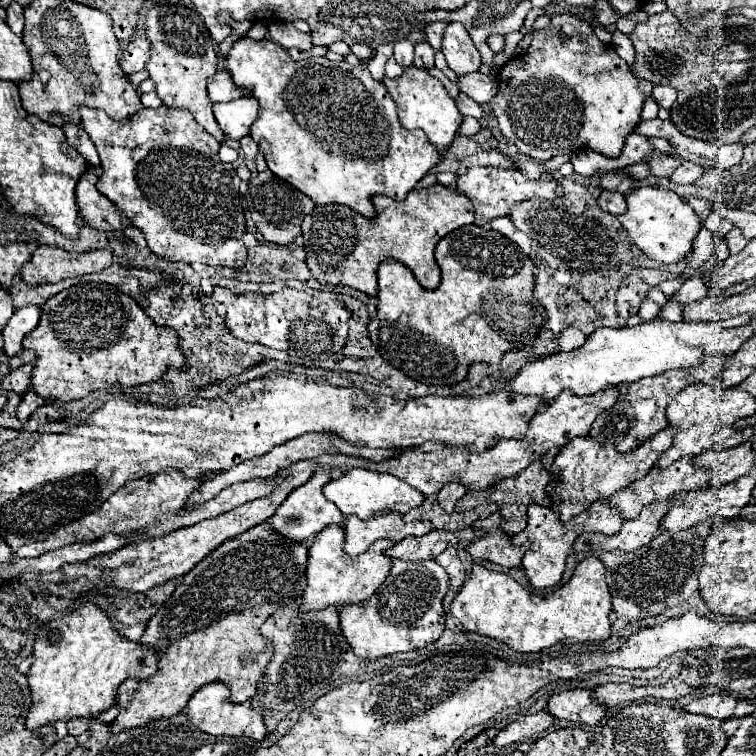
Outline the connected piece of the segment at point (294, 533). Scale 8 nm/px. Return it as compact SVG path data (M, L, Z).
M316 468L314 476L300 488L296 488L294 492L288 494L288 498L282 502L282 506L276 510L276 514L270 518L270 524L276 532L284 534L290 540L296 542L306 542L308 538L312 538L314 534L318 534L322 528L330 526L330 524L342 524L342 512L336 508L334 502L329 501L322 494L322 486L334 478L342 476L340 470L324 470L324 468Z

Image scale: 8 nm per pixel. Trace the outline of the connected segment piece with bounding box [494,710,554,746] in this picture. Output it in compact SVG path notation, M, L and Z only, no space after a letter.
M546 710L536 712L532 716L520 716L516 722L512 722L508 728L504 728L494 738L494 744L506 746L506 744L518 744L524 740L532 740L536 738L536 734L550 730L552 724L554 724L554 718L550 718Z

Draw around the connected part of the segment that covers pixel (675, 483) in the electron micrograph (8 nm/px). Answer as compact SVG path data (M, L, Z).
M684 456L682 460L676 460L674 464L670 464L668 468L654 466L642 480L636 480L634 484L630 484L630 488L614 492L614 496L610 498L610 504L616 506L626 520L630 520L630 518L636 518L640 514L640 510L644 506L648 506L650 502L654 502L654 500L666 500L666 498L670 498L670 508L672 508L672 506L678 506L676 498L680 498L680 496L686 494L682 490L698 490L698 488L706 488L708 484L710 484L710 476L706 476L706 468L694 468L692 458Z

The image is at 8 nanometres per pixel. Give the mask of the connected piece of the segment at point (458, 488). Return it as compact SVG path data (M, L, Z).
M452 480L450 484L444 484L442 490L436 494L436 502L446 510L446 512L454 512L454 504L466 494L466 488L462 488L462 484L458 484L458 480Z

